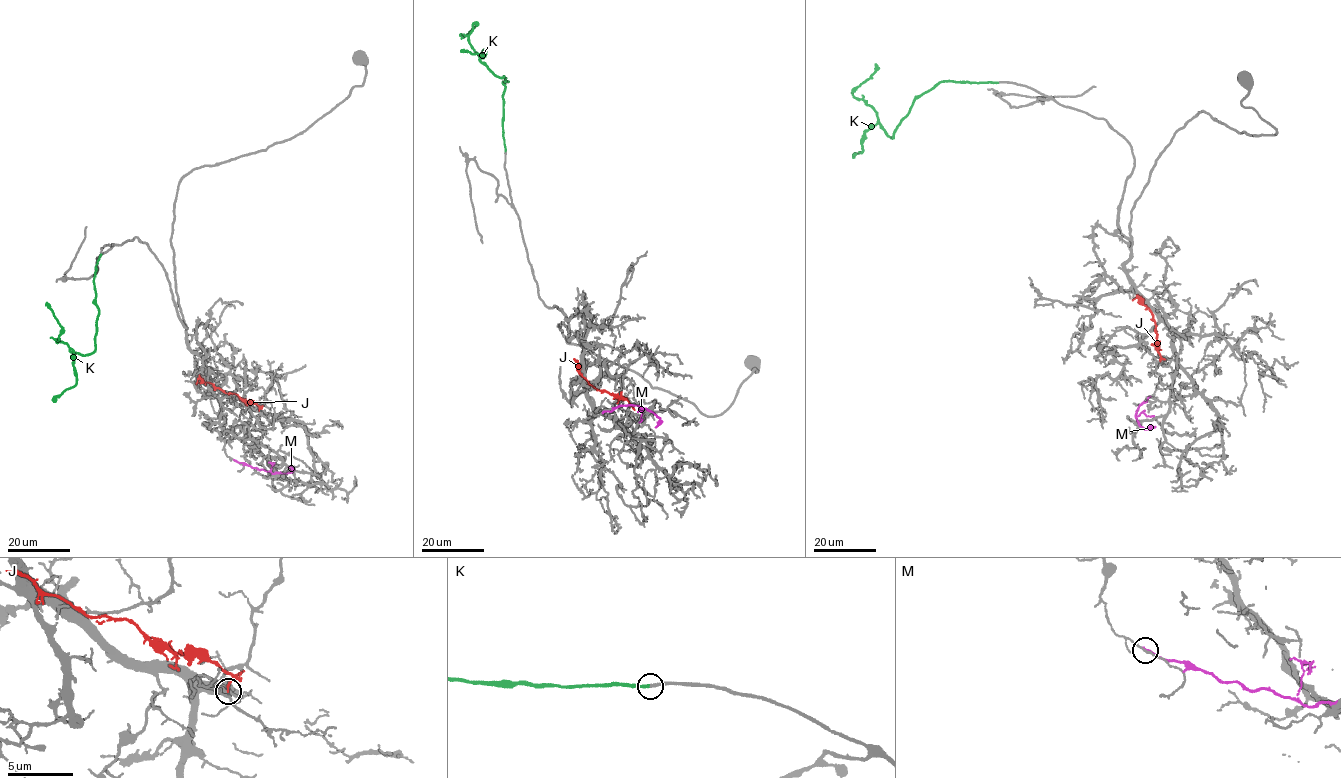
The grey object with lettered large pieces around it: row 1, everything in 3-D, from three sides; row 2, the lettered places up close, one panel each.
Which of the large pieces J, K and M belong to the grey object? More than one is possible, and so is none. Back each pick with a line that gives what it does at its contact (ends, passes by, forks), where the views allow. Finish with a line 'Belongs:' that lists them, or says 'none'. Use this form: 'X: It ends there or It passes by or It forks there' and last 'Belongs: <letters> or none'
K: It ends there
Belongs: K

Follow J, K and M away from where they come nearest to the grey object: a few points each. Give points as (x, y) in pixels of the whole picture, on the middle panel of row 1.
J: (631, 406), (627, 399), (589, 384), (573, 359)
K: (505, 150), (502, 97), (507, 81), (490, 72), (469, 42), (474, 23), (469, 33), (461, 33)
M: (603, 412), (621, 406), (639, 406), (660, 419), (655, 427)

